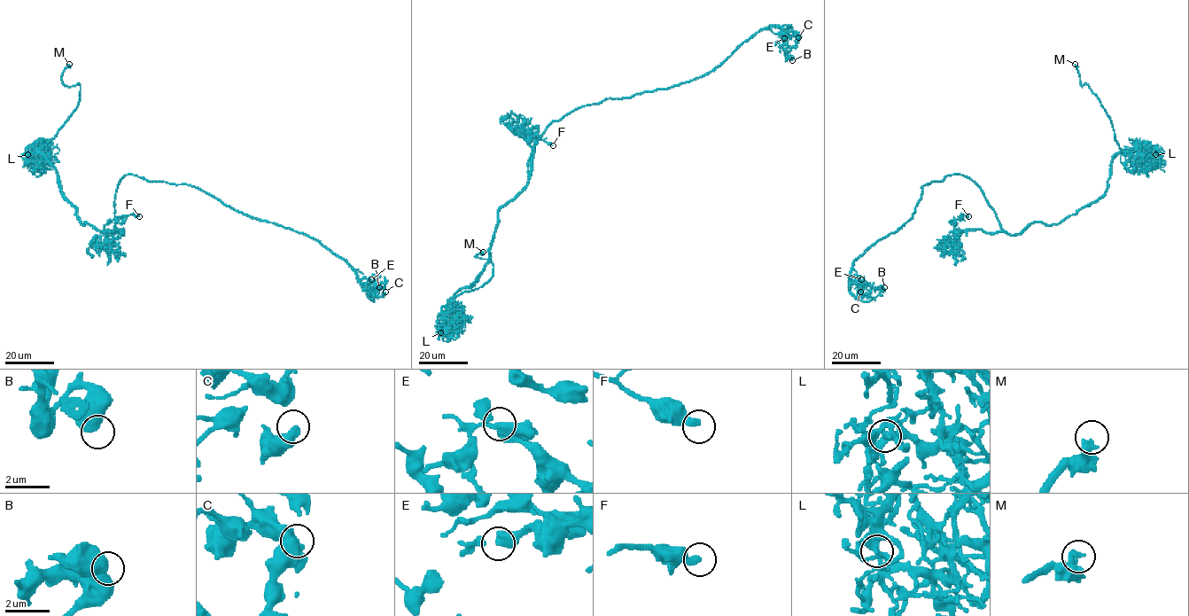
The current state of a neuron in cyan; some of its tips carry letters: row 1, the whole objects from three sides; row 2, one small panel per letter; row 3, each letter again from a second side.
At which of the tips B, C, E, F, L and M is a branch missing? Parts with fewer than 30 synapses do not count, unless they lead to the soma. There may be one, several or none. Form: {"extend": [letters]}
{"extend": ["M"]}

